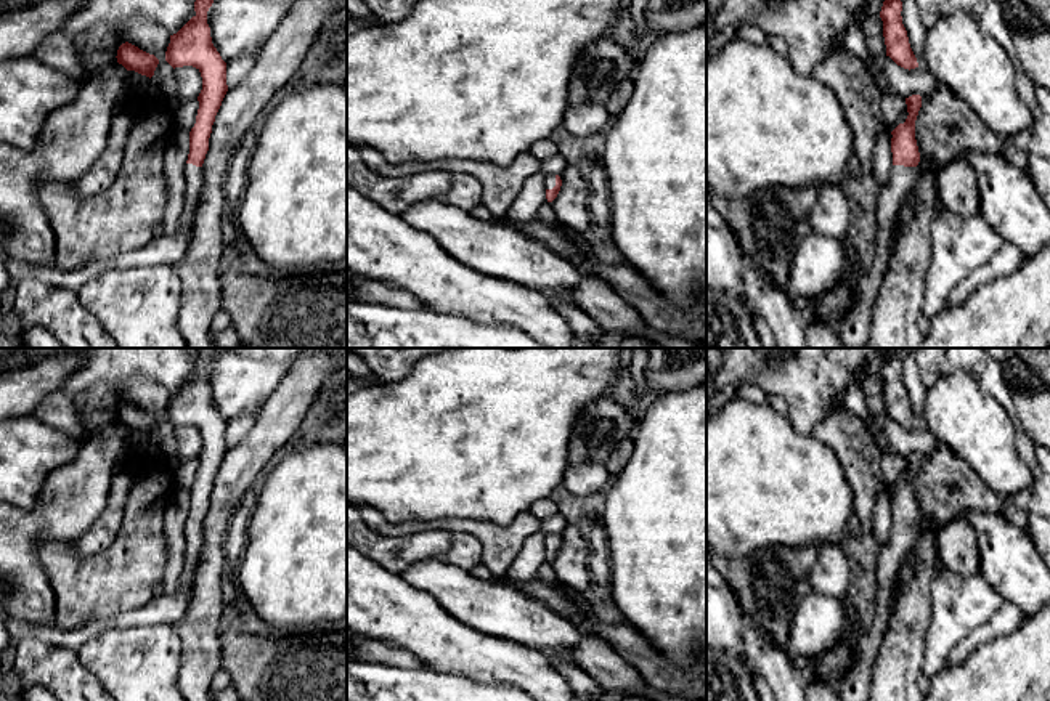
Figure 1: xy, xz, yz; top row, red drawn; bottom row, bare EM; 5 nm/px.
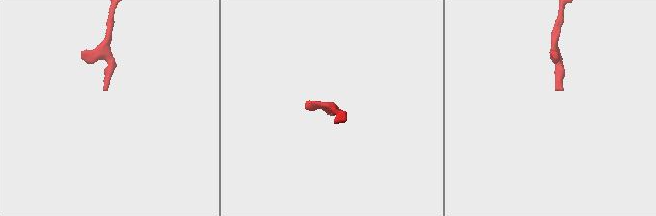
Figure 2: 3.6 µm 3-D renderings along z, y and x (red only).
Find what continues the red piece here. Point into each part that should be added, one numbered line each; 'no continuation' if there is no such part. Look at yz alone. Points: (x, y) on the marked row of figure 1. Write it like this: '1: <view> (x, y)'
1: yz (854, 329)

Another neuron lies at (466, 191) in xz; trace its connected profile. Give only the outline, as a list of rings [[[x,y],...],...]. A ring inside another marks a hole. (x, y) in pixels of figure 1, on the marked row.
[[[456,173],[450,191],[437,199],[464,212],[470,212],[482,204],[482,184],[470,175]]]

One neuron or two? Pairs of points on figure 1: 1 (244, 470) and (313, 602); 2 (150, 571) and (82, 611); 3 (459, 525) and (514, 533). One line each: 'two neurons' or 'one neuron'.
1: two neurons
2: one neuron
3: one neuron

